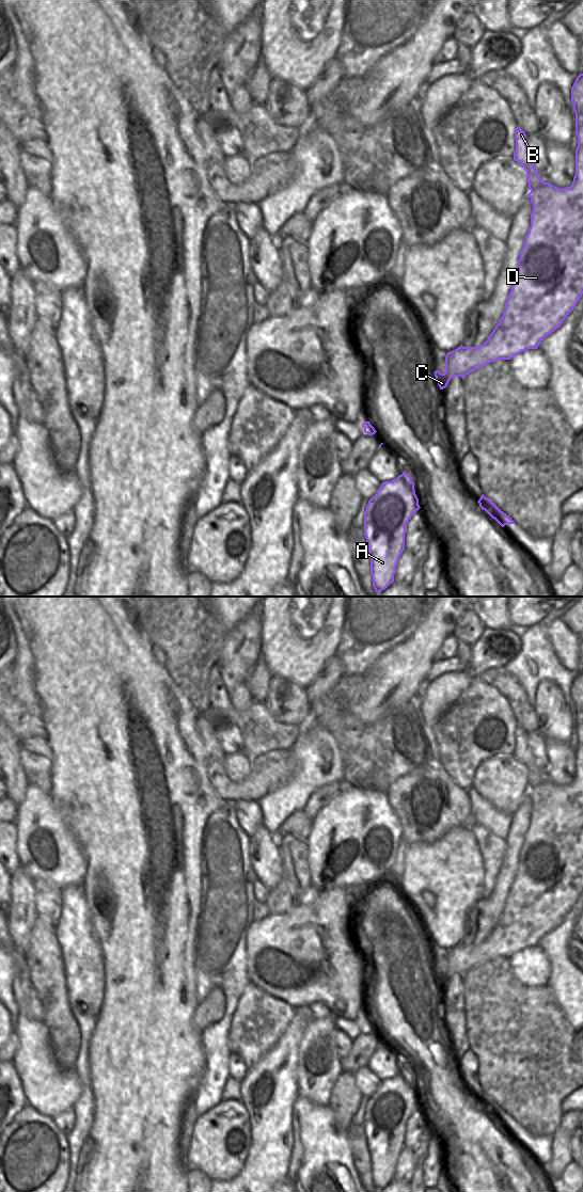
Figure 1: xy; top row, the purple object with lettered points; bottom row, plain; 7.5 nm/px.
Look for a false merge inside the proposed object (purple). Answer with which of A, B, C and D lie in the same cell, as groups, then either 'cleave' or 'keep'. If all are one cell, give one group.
A / B C D; cleave

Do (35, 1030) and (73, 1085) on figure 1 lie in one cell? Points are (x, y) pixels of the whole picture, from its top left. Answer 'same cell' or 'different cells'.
same cell

